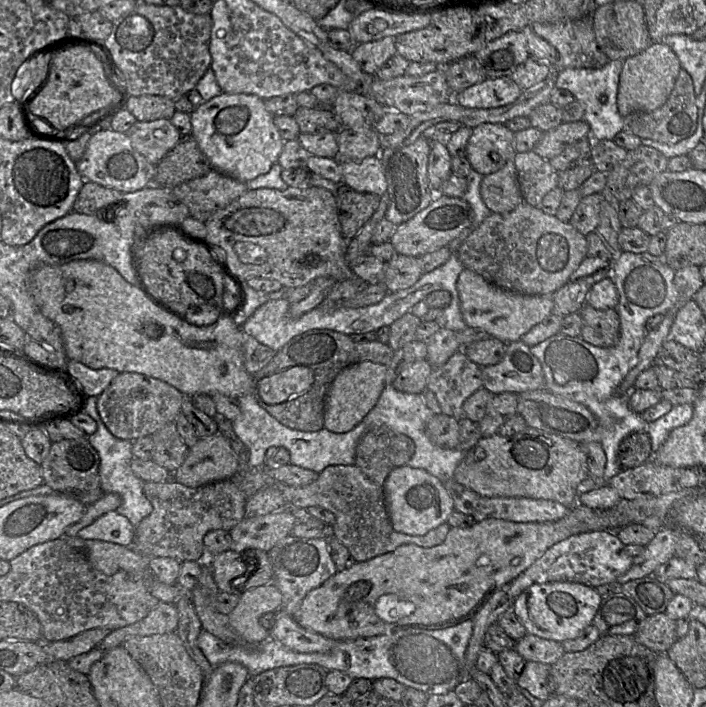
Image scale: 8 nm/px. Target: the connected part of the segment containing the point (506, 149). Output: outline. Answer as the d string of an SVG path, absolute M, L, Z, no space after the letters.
M484 123L472 129L466 157L472 168L485 176L502 169L509 160L514 161L514 132L506 125Z

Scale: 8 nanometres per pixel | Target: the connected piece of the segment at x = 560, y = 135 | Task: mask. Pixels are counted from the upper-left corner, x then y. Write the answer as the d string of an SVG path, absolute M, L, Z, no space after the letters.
M585 120L563 122L544 132L533 148L533 152L546 160L559 155L568 145L589 137L590 126Z

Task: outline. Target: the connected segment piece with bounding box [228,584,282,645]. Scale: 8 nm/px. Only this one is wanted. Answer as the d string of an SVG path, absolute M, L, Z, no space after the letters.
M274 584L258 586L243 592L233 611L228 614L234 630L247 645L256 645L269 636L269 631L259 624L259 618L268 612L277 612L282 595Z

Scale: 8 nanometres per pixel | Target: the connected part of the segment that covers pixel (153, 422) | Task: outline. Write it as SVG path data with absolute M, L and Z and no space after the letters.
M121 372L97 398L97 411L107 429L122 440L151 436L181 412L184 395L170 384L139 373Z

